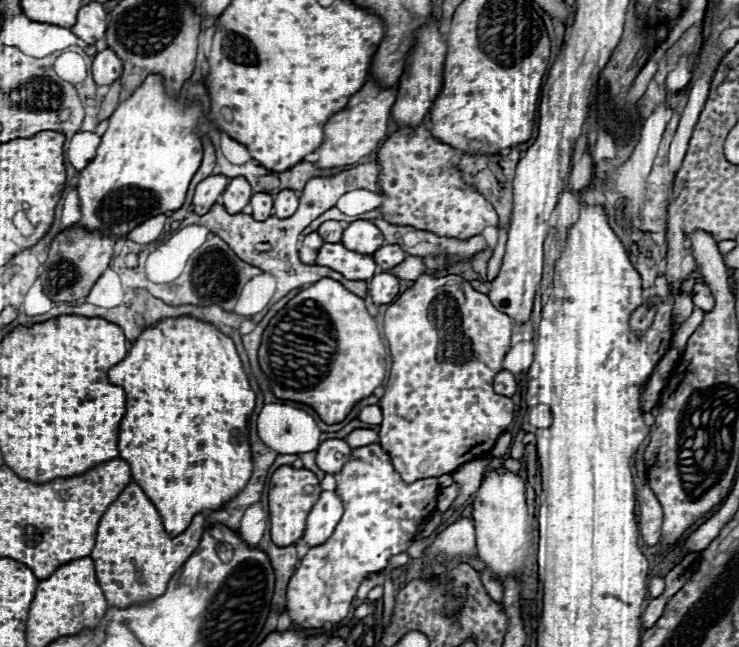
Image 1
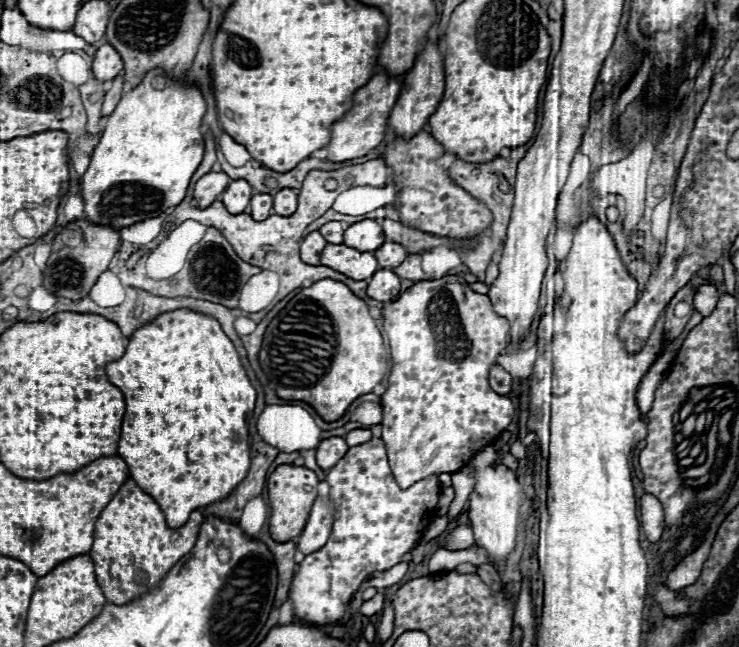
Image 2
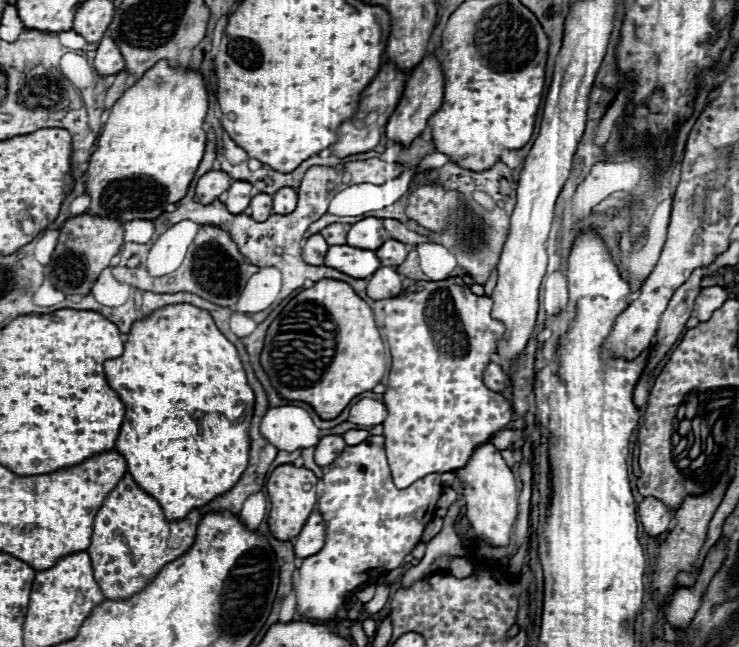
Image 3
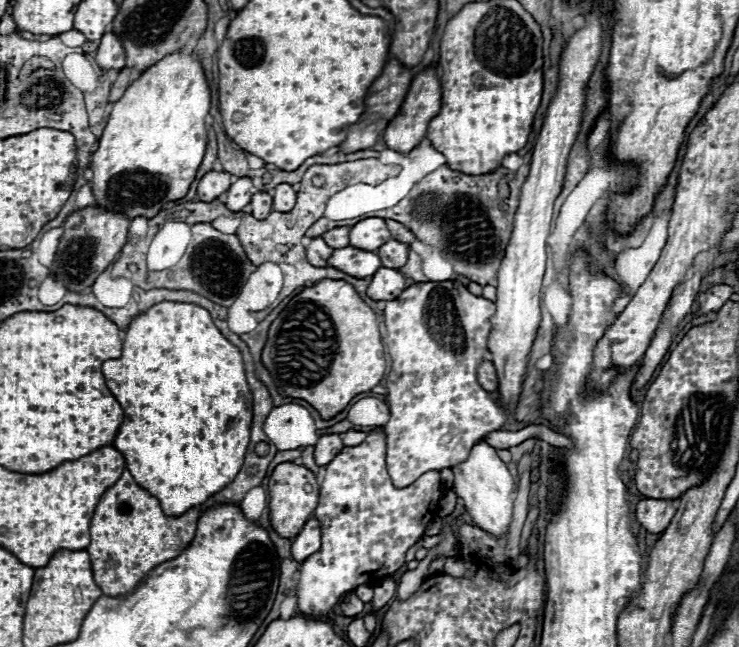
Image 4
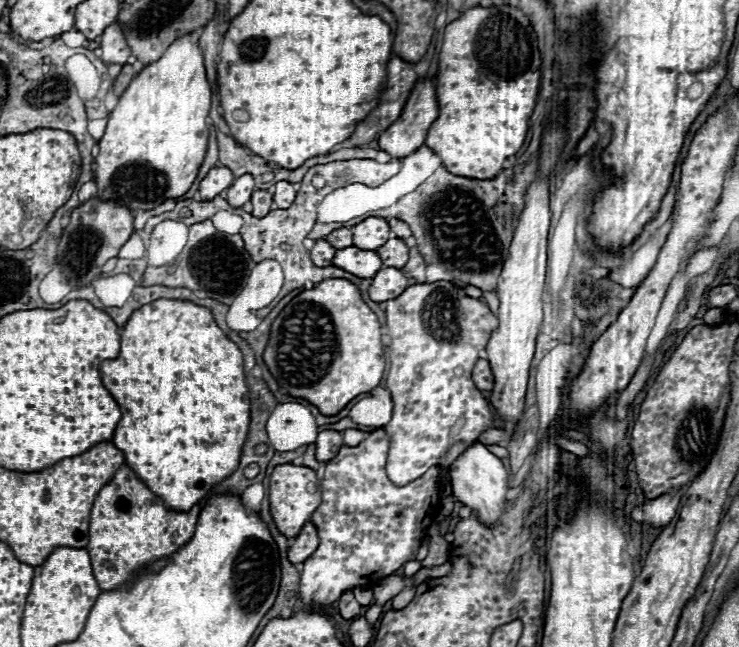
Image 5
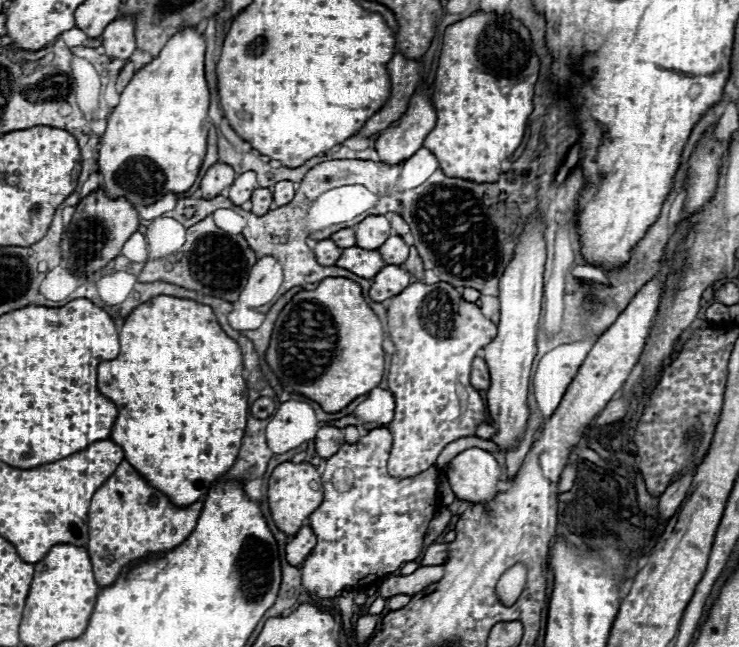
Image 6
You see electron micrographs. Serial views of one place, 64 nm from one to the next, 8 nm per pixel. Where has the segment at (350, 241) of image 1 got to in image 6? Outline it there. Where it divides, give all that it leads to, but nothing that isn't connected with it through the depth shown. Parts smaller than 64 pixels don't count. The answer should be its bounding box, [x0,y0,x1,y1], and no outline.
[354,216,392,250]

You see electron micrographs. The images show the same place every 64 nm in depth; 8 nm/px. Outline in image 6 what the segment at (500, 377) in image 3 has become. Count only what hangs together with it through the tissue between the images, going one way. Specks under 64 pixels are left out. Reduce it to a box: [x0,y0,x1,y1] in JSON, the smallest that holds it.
[470,356,490,390]

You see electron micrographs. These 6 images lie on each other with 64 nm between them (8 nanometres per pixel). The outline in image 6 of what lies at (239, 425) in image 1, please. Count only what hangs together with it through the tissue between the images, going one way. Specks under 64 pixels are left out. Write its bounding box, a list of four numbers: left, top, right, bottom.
[98,296,248,508]

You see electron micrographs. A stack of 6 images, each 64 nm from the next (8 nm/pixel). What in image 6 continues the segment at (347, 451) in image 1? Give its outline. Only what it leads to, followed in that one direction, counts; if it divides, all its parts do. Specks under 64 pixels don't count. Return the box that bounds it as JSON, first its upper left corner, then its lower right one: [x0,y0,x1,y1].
[316,426,344,460]

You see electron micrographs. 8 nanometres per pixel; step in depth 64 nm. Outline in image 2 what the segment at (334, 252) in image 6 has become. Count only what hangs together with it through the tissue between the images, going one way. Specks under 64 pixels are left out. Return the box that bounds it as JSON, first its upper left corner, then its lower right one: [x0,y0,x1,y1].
[300,232,326,264]

